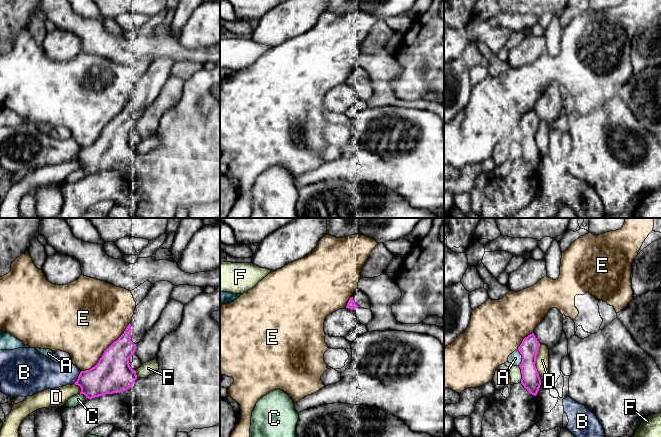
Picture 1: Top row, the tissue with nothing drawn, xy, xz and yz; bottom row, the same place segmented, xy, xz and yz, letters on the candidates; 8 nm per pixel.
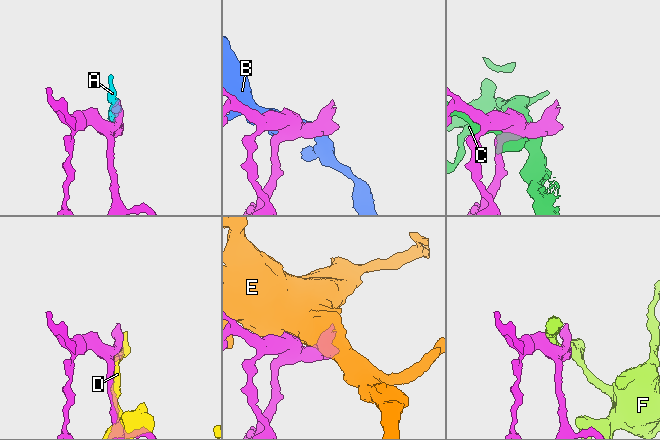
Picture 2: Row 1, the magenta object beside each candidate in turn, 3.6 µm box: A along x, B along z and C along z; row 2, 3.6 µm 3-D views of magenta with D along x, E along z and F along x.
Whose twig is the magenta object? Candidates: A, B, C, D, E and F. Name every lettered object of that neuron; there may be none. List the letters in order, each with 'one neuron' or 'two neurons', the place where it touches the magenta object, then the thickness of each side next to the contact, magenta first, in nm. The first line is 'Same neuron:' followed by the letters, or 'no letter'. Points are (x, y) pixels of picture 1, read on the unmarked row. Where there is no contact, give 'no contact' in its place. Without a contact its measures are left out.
Same neuron: no letter
A: two neurons; meets magenta in yz at (522, 133); 150 nm thick on the magenta side, 100 nm on the other
B: two neurons; meets magenta in xy at (78, 153); 280 nm thick on the magenta side, 220 nm on the other
C: two neurons; meets magenta in xy at (84, 170); 280 nm thick on the magenta side, 90 nm on the other
D: two neurons; meets magenta in yz at (535, 138); 150 nm thick on the magenta side, 110 nm on the other
E: two neurons; meets magenta in xy at (105, 126); 300 nm thick on the magenta side, 500 nm on the other
F: two neurons; meets magenta in yz at (521, 149); 150 nm thick on the magenta side, 100 nm on the other

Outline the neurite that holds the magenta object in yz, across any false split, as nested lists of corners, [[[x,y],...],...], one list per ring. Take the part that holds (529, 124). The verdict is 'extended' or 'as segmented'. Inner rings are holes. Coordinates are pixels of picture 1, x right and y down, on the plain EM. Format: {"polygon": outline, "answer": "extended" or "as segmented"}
{"polygon": [[[532,109],[523,115],[517,125],[522,131],[522,138],[519,141],[522,150],[521,160],[534,172],[537,171],[541,161],[541,155],[535,142],[539,122],[539,117]]], "answer": "as segmented"}

